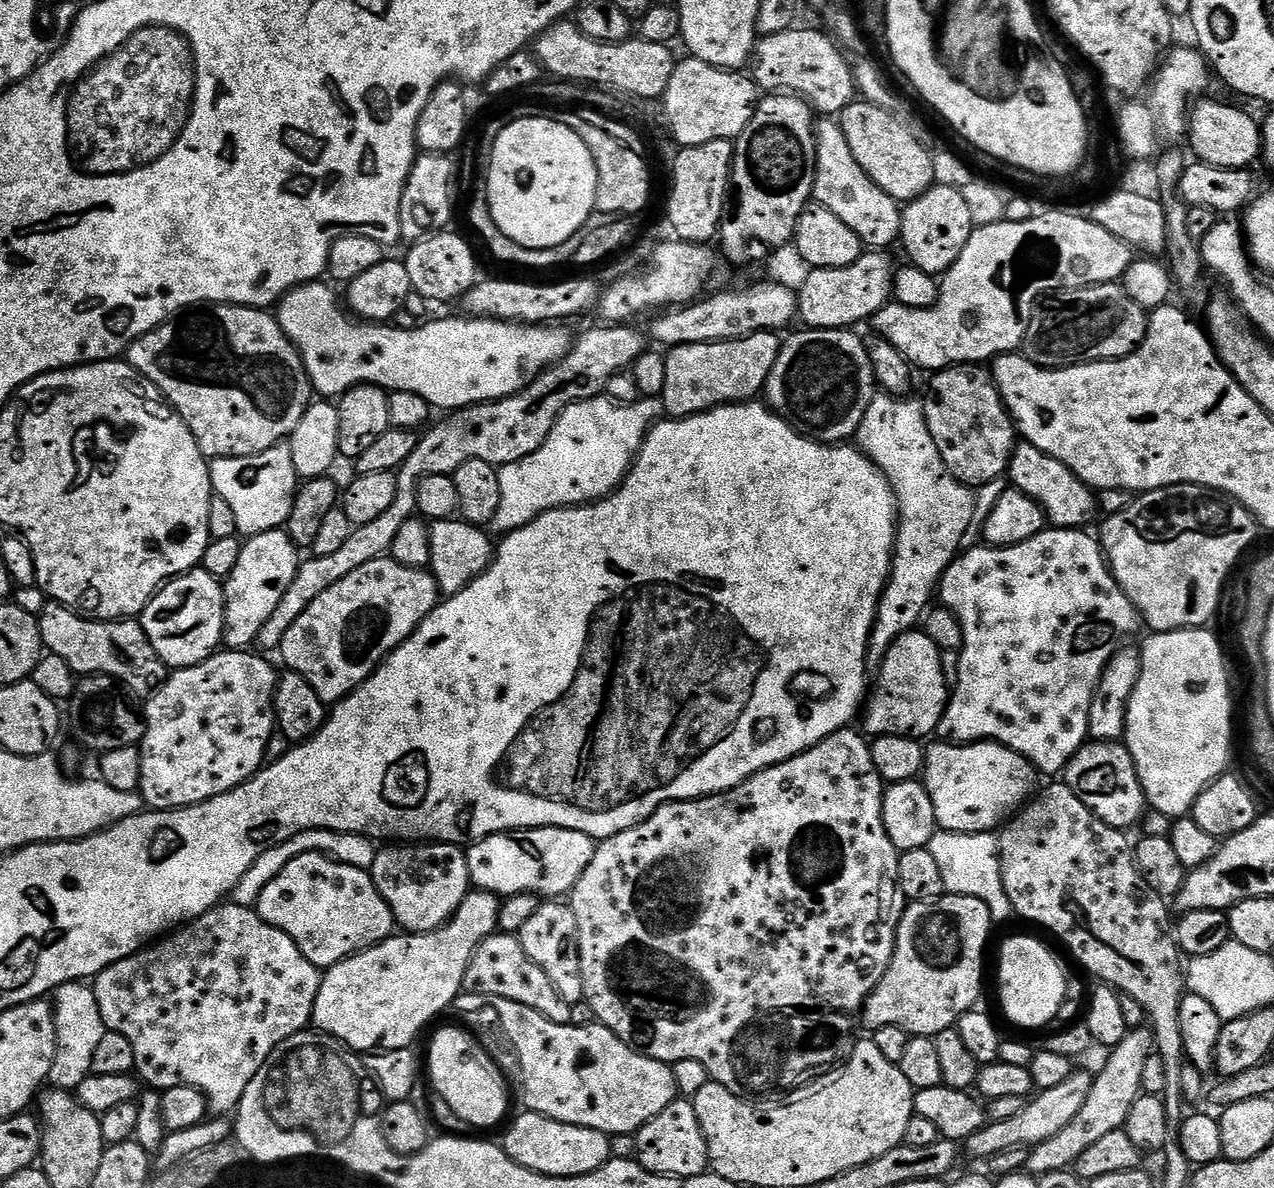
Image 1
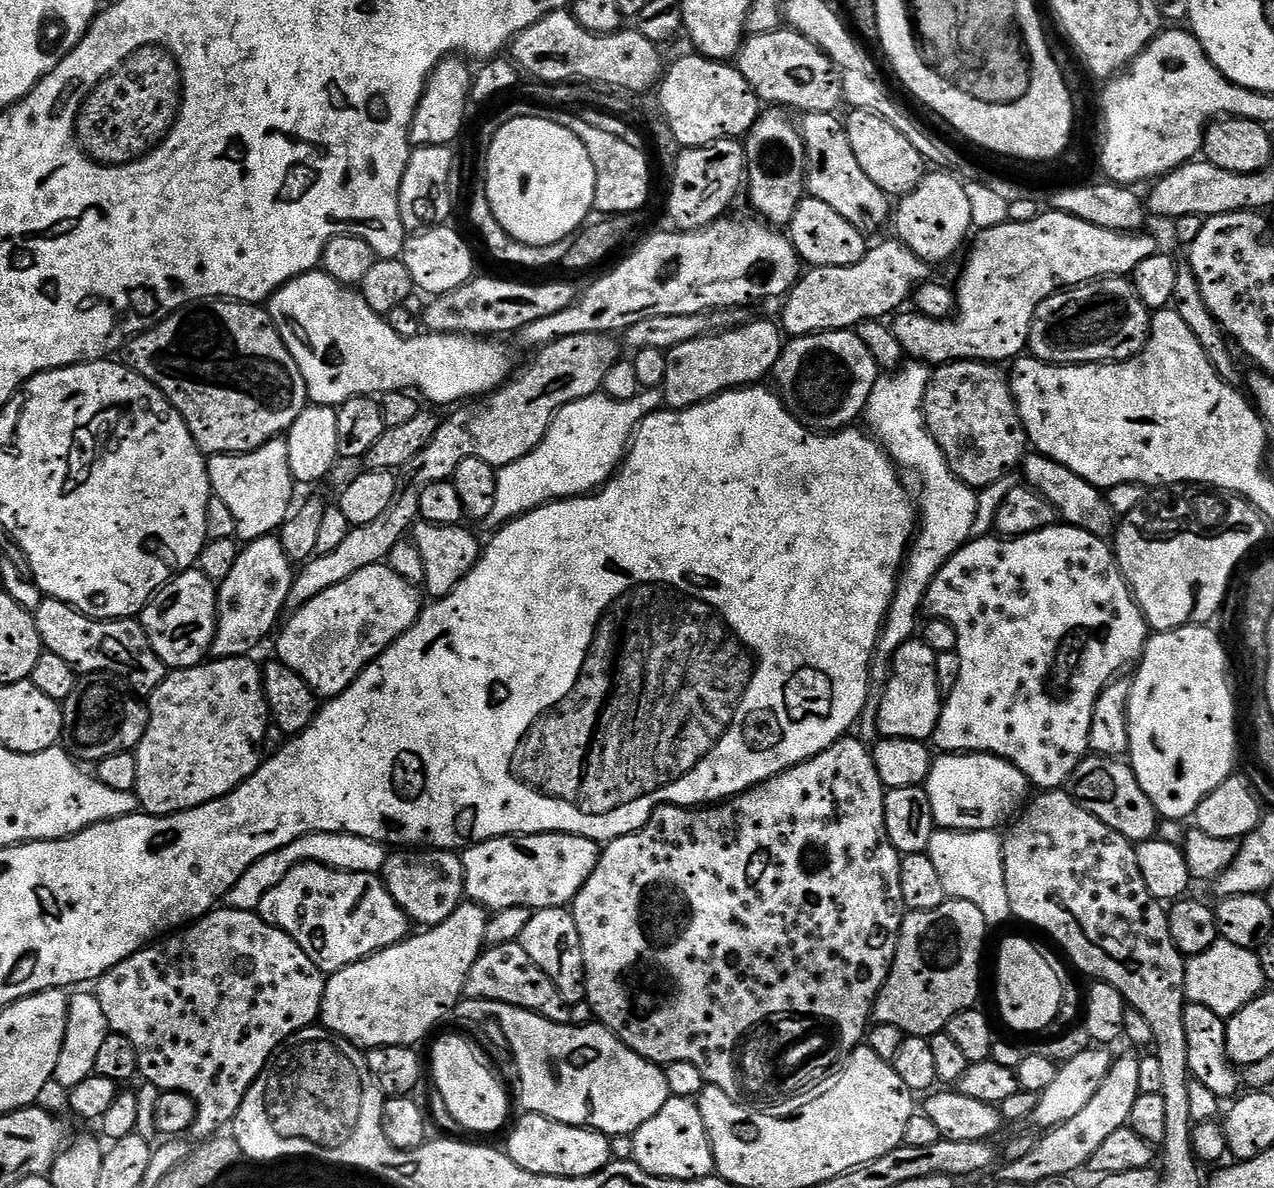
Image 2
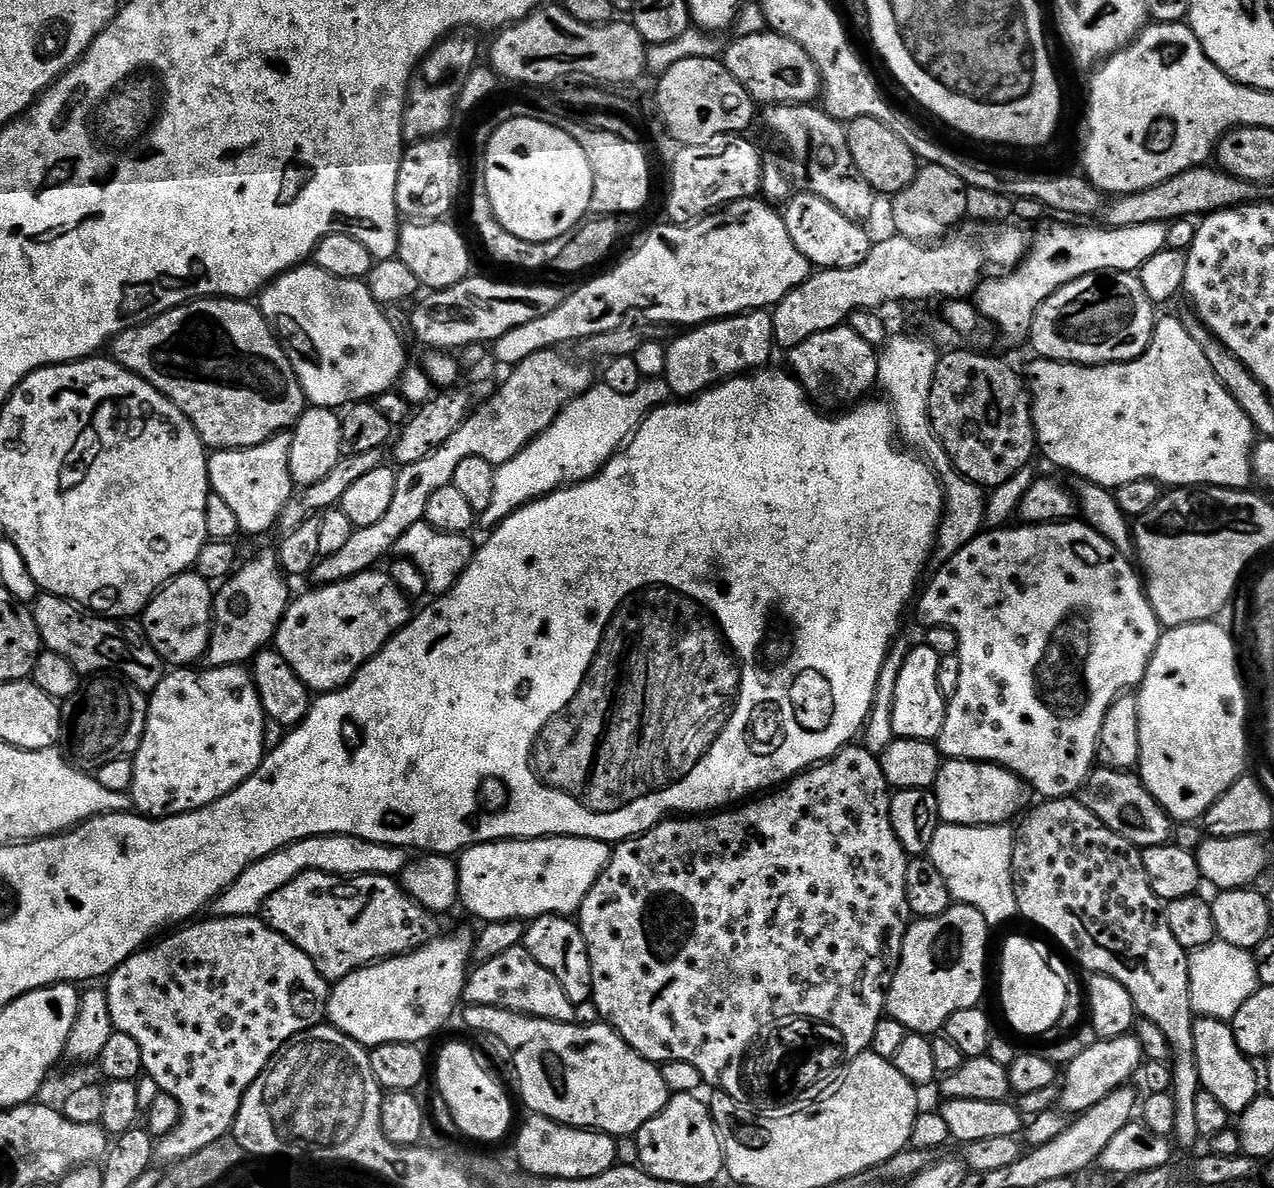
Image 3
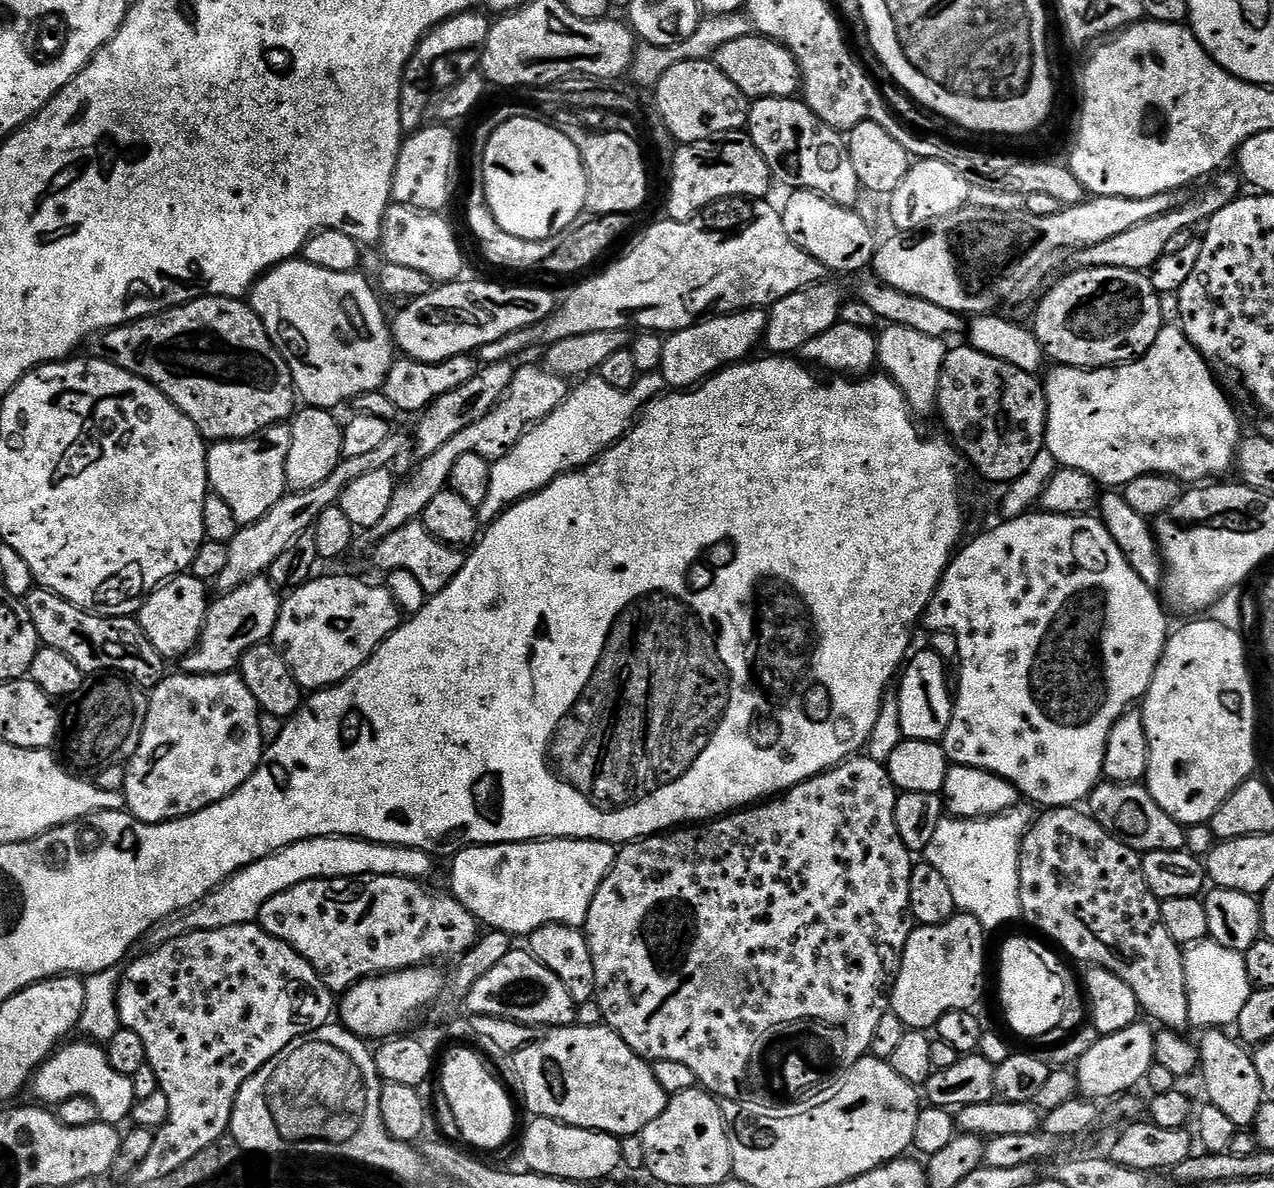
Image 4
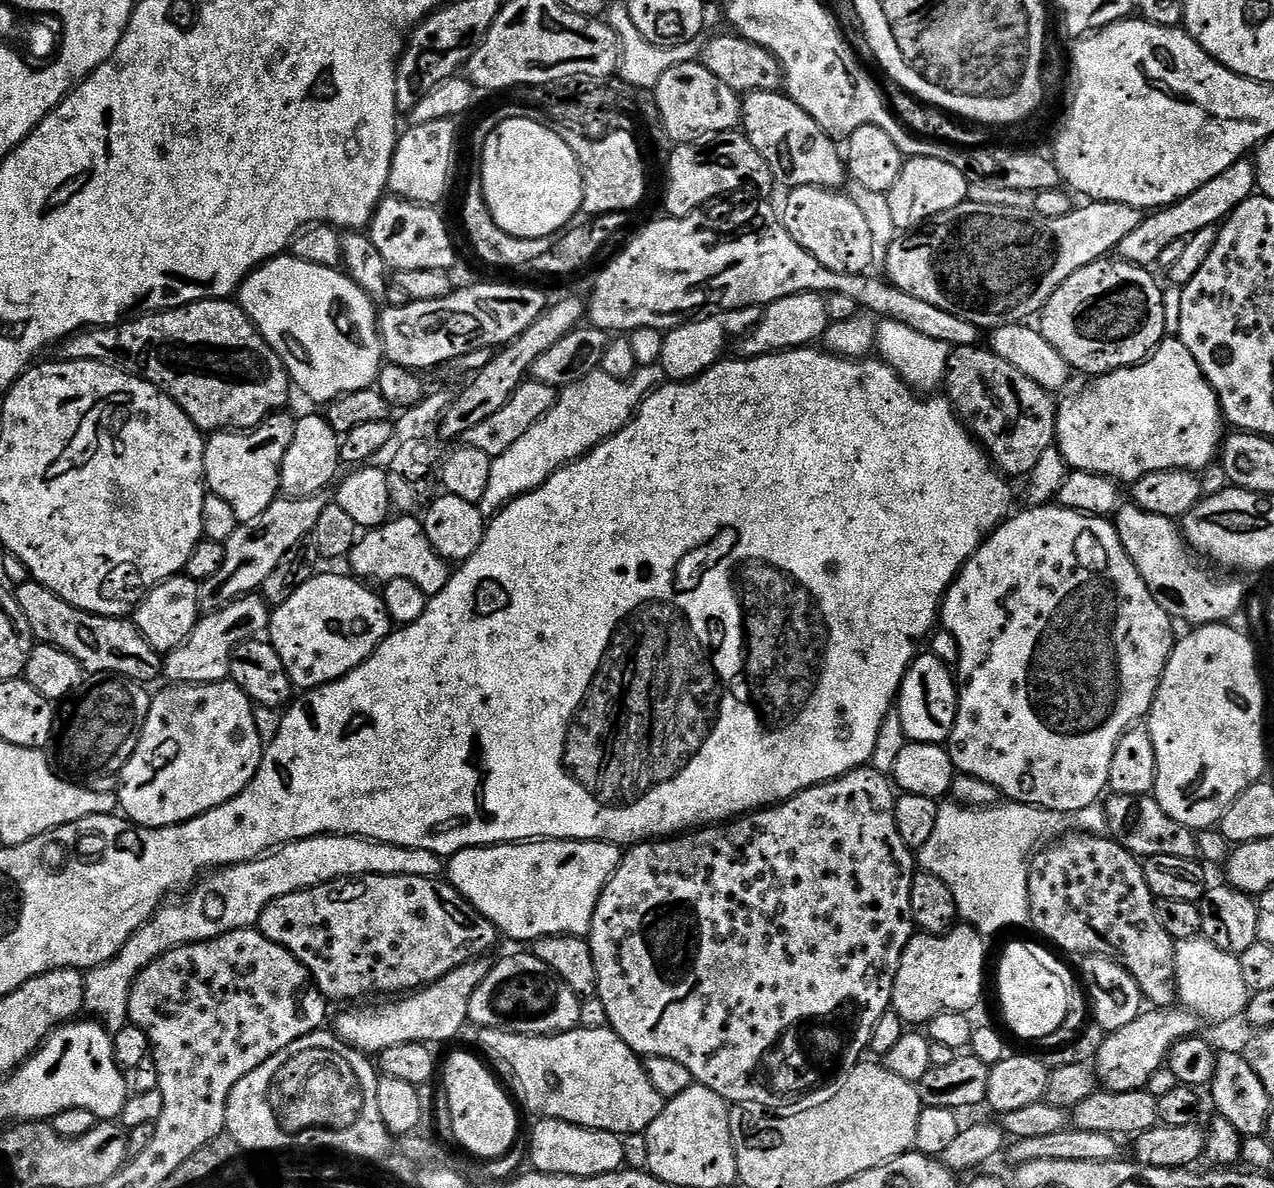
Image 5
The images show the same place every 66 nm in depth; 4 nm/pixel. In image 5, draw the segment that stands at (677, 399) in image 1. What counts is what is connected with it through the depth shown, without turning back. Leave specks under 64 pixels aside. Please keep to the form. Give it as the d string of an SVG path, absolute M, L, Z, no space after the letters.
M760 306L739 308L729 312L714 312L710 316L691 320L689 324L680 324L665 335L658 367L672 382L692 380L700 376L707 368L712 368L725 359L730 341L743 336L746 332L751 332L763 313L764 308Z

